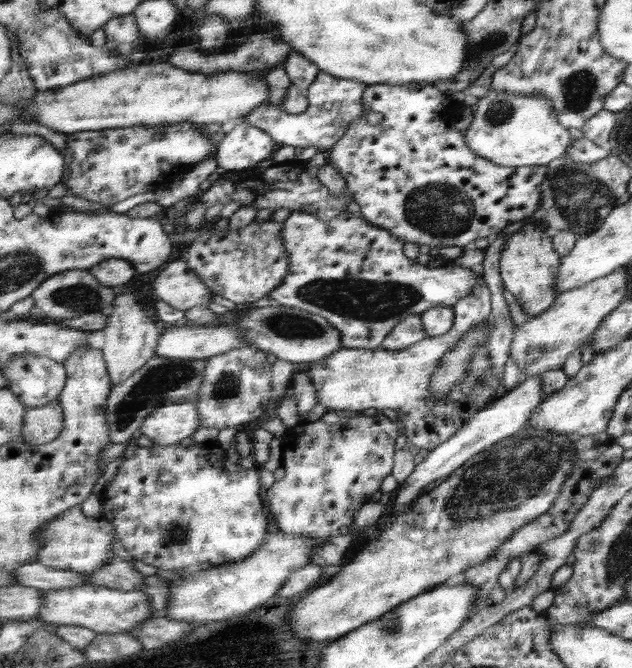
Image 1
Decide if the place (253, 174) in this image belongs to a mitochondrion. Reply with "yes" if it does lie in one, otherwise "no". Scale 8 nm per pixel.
no

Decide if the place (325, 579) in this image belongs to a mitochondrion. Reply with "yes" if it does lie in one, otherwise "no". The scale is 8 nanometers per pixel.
no

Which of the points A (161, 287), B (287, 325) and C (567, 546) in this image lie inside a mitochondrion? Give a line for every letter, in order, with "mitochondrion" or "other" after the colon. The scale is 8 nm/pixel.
A: other
B: mitochondrion
C: other

